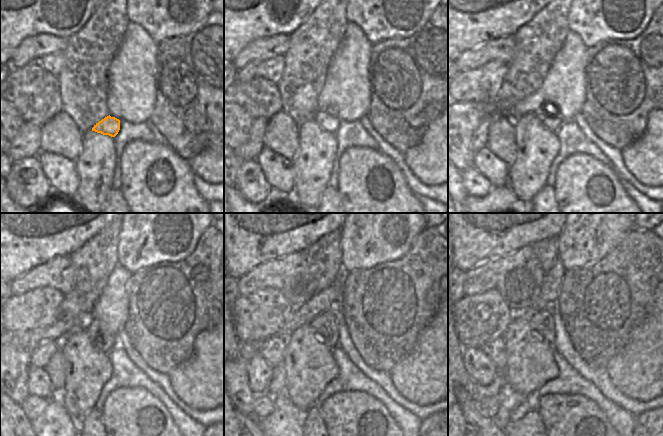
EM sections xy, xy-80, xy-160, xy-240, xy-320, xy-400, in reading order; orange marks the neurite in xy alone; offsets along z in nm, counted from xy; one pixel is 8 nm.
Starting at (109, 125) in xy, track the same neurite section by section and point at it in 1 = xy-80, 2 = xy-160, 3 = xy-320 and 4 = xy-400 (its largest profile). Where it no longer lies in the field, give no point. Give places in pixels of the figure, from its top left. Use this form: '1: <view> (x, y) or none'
1: xy-80 (330, 124)
2: xy-160 (549, 117)
3: xy-320 (325, 325)
4: xy-400 (542, 321)

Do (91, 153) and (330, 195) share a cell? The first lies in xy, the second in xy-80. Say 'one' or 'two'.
two

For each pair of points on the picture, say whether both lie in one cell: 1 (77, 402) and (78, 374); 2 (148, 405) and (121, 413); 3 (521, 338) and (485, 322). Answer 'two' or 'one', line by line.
1: one
2: one
3: two

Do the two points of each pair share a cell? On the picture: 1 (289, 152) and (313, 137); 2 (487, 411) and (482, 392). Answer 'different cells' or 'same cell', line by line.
1: different cells
2: different cells

